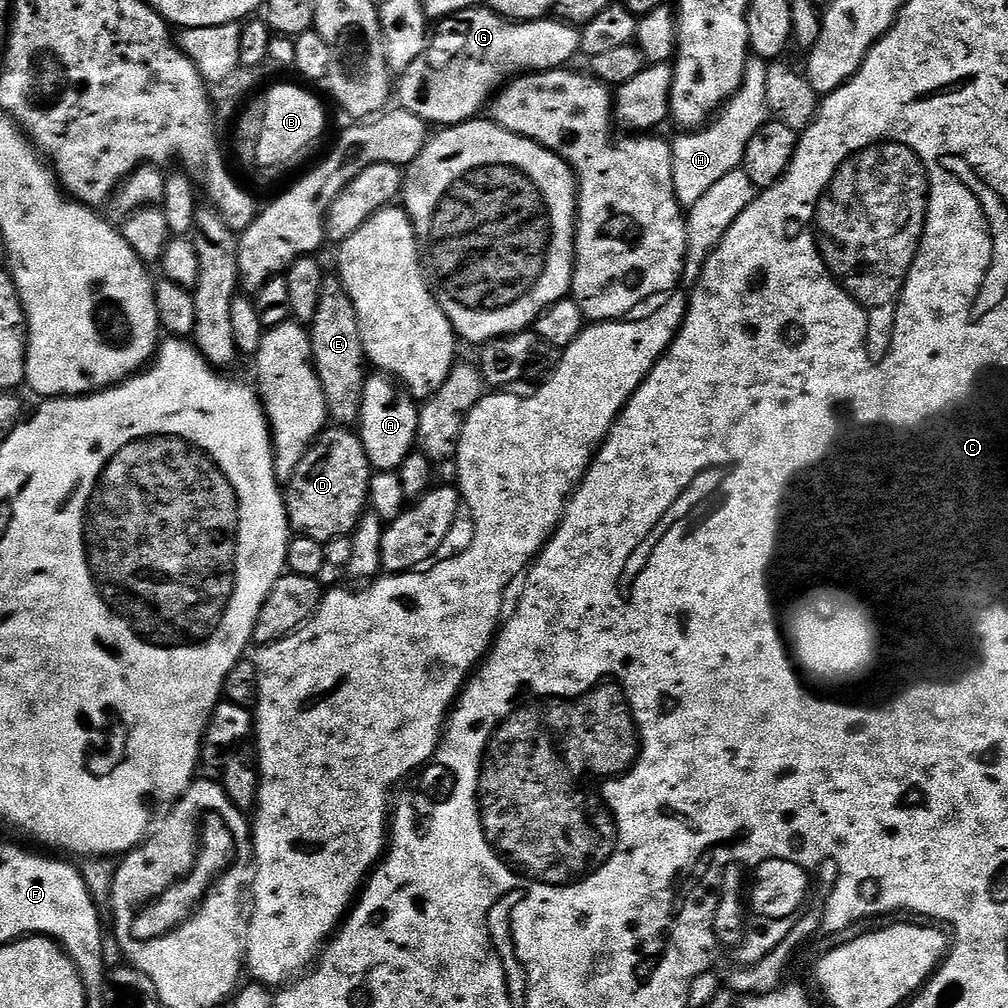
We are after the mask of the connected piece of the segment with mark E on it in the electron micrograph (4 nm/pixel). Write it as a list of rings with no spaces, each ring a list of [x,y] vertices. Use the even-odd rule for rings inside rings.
[[[325,279],[318,314],[310,322],[310,335],[316,373],[322,382],[322,392],[326,394],[328,415],[337,425],[355,425],[364,410],[370,365],[362,342],[362,330],[358,326],[358,310],[354,310],[354,302],[339,279]]]

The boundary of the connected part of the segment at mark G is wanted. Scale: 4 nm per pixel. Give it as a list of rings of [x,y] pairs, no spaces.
[[[487,6],[462,10],[435,25],[426,50],[414,58],[412,65],[399,77],[398,104],[410,110],[410,114],[418,114],[418,118],[427,120],[432,126],[464,124],[479,117],[483,113],[480,111],[483,108],[485,111],[494,94],[516,77],[534,72],[553,72],[555,68],[571,65],[571,60],[580,55],[580,28],[575,24],[565,24],[559,18],[516,24],[502,19]]]

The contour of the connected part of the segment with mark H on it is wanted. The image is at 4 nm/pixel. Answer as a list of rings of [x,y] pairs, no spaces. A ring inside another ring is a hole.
[[[749,59],[744,81],[735,96],[724,105],[722,111],[707,126],[699,130],[684,130],[680,136],[671,137],[674,192],[681,208],[694,207],[698,198],[706,195],[726,174],[737,171],[743,165],[750,140],[764,124],[769,123],[770,113],[766,98],[766,74],[769,61]]]

